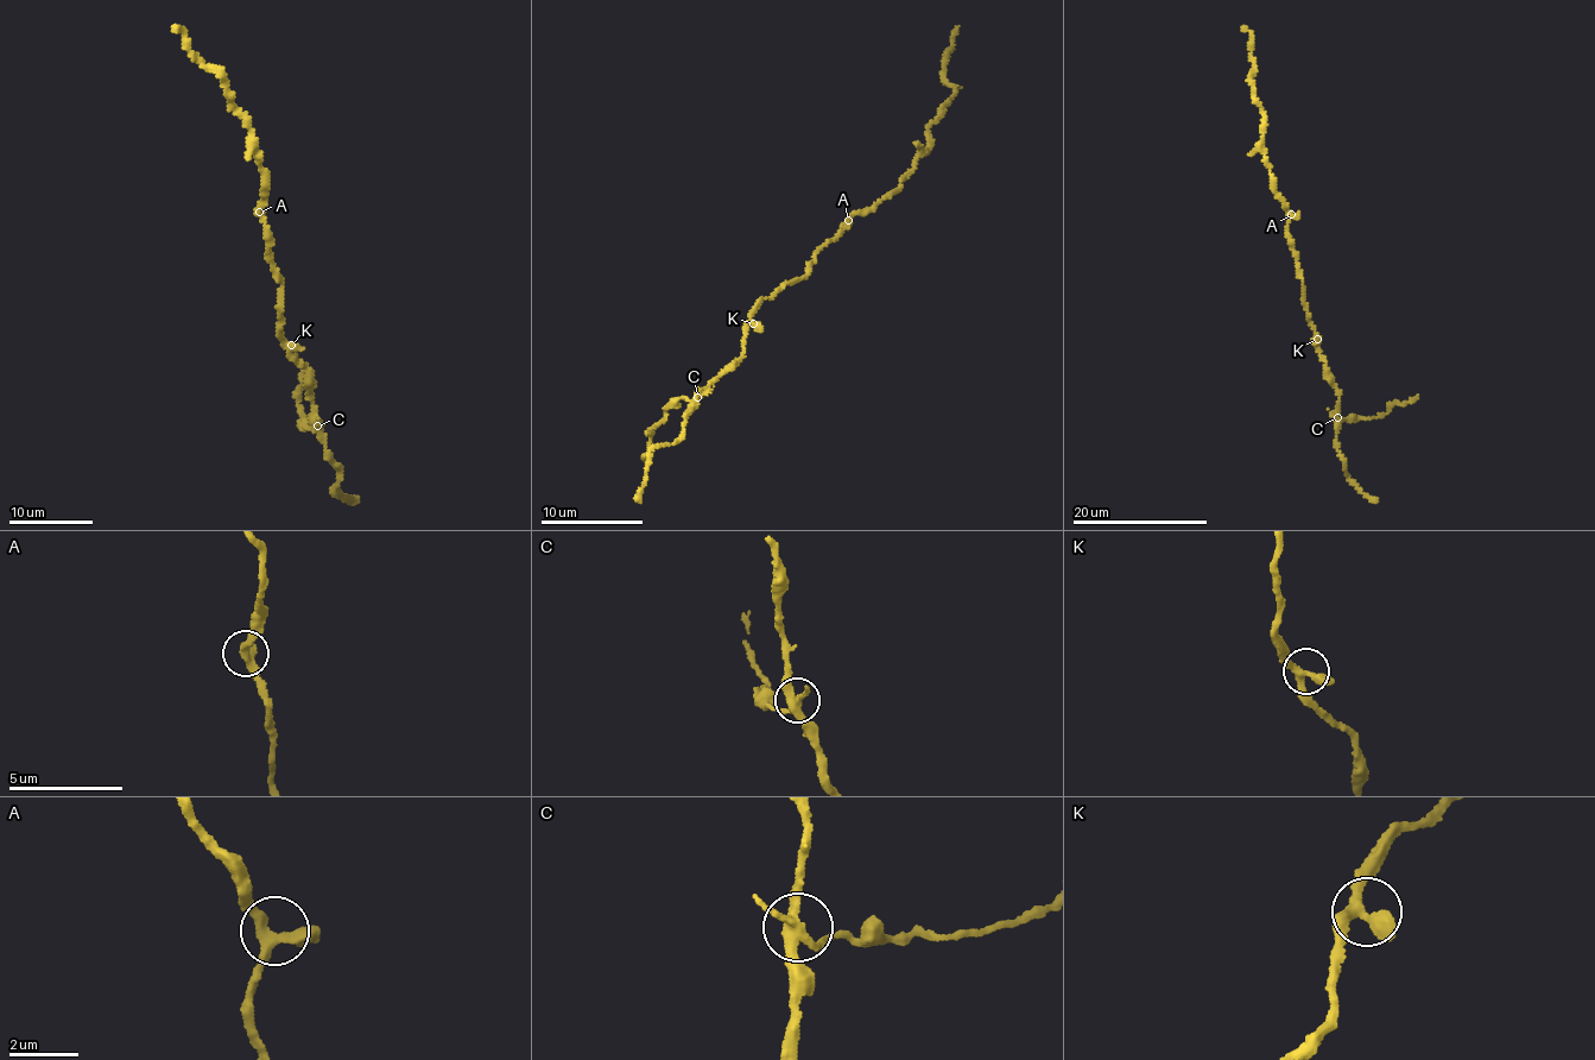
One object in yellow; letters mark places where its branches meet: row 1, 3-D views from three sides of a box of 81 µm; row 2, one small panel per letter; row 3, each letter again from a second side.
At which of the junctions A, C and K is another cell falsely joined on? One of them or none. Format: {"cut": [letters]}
{"cut": ["C"]}

